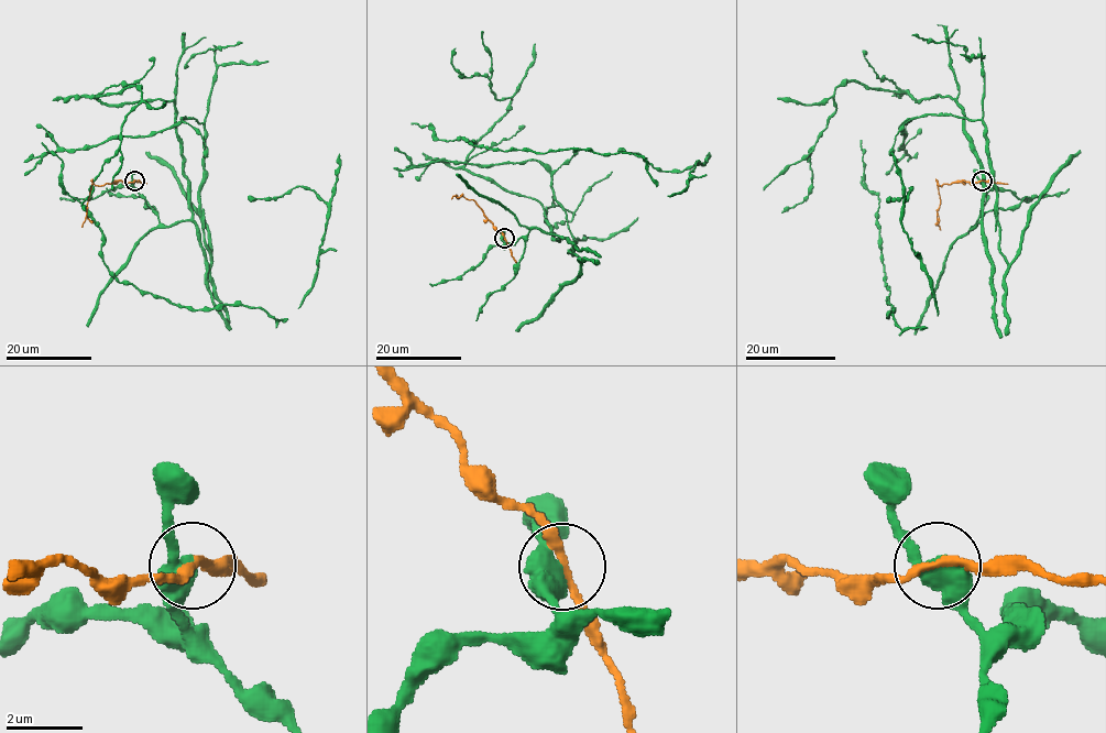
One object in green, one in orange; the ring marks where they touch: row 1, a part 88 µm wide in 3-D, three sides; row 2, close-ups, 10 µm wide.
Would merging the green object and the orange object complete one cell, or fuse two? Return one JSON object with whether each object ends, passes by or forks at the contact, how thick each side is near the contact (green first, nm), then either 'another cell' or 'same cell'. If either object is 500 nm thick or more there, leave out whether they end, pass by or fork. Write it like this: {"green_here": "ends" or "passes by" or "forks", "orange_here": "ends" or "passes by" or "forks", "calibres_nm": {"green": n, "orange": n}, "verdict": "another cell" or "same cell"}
{"green_here": "passes by", "orange_here": "passes by", "calibres_nm": {"green": 480, "orange": 200}, "verdict": "another cell"}

